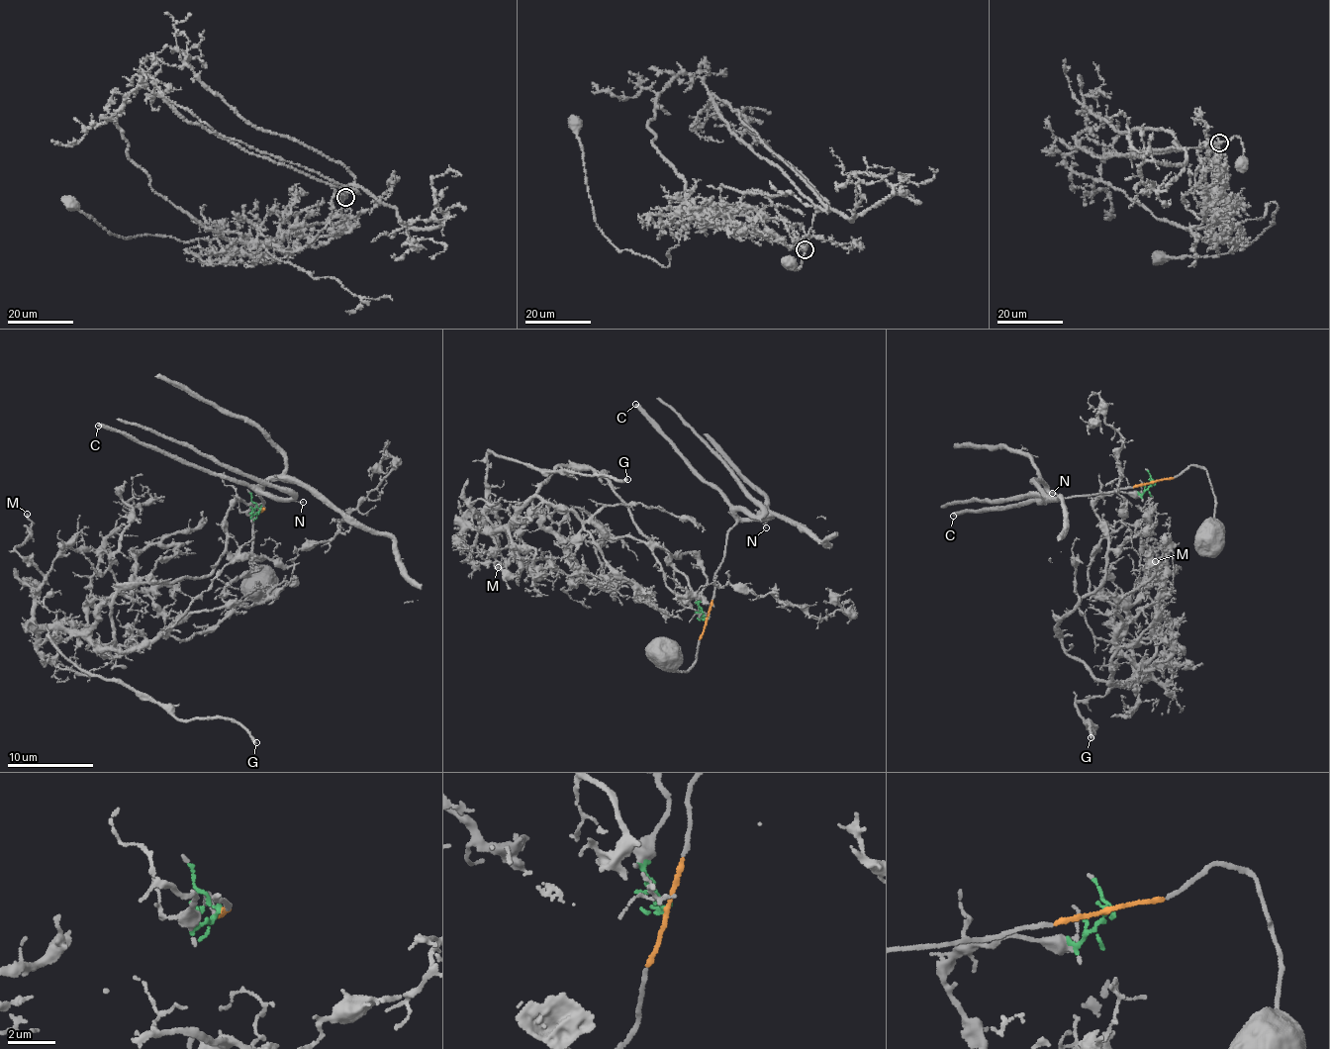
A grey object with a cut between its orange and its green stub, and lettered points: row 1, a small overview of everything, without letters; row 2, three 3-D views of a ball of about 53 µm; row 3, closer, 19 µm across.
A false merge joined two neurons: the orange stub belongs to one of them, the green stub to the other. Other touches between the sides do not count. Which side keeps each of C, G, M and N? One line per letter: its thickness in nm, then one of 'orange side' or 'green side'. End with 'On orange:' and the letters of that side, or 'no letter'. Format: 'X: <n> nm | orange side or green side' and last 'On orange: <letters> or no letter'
C: 320 nm | orange side
G: 280 nm | green side
M: 200 nm | green side
N: 70 nm | orange side
On orange: C, N

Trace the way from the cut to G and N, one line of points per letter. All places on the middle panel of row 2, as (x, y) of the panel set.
G: (707, 619), (702, 560), (651, 539), (591, 469), (549, 475), (509, 523), (484, 513), (487, 448), (627, 479)
N: (707, 619), (713, 594), (713, 577), (723, 557), (725, 539), (739, 511), (749, 512), (766, 528)

